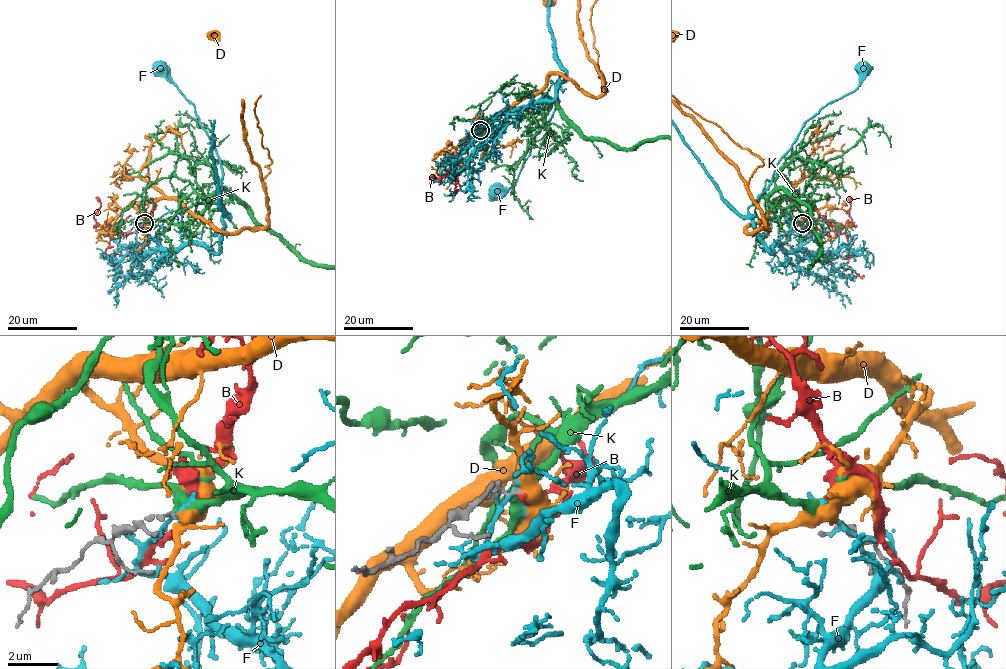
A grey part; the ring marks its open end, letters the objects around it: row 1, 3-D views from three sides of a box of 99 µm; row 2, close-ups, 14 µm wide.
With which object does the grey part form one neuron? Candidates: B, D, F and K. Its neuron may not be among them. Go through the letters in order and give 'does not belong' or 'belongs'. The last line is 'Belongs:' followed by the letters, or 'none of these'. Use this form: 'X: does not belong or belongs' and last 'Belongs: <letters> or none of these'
B: does not belong
D: does not belong
F: does not belong
K: belongs
Belongs: K

